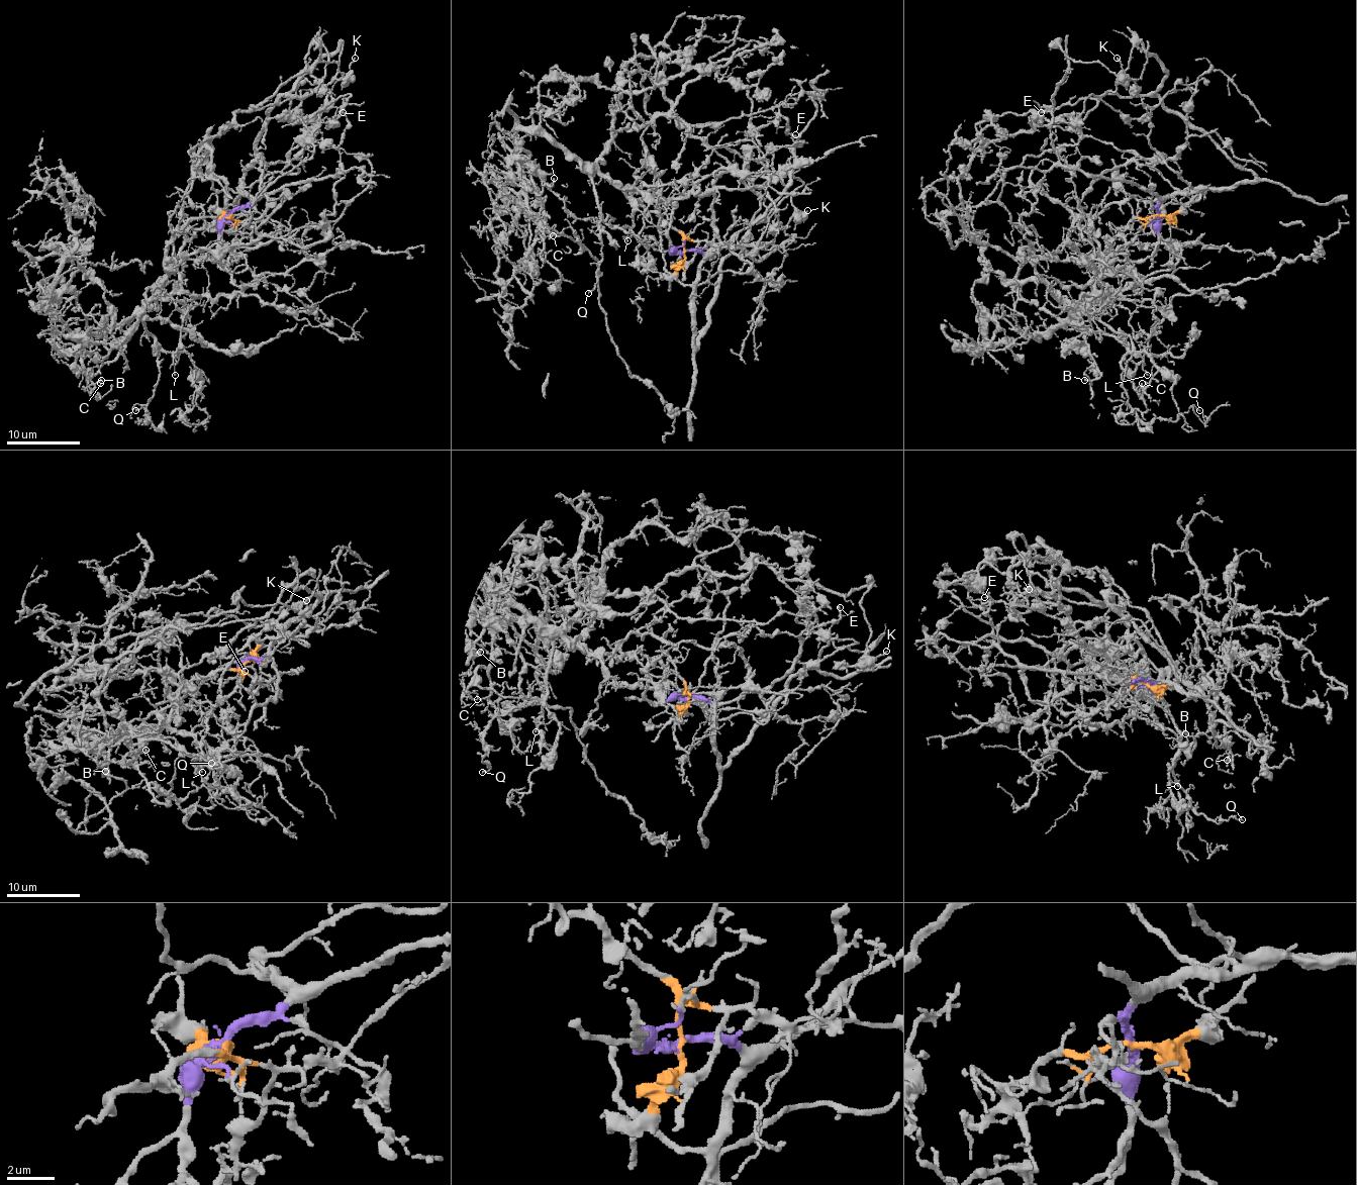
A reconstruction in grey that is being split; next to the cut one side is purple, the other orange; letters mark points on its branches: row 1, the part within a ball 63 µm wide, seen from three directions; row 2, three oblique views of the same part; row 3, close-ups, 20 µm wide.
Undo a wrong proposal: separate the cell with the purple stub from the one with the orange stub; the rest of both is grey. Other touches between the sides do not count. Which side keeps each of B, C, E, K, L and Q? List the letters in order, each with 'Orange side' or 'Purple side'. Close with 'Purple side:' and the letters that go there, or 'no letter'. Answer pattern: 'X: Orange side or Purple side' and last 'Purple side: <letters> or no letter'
B: Orange side
C: Orange side
E: Purple side
K: Purple side
L: Orange side
Q: Orange side
Purple side: E, K

